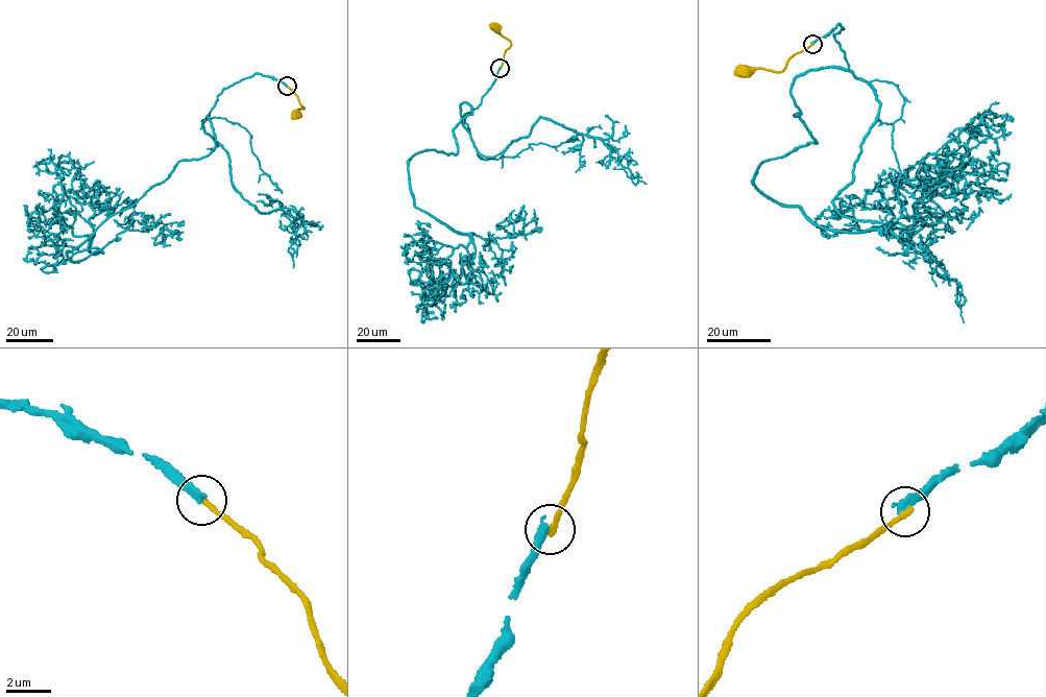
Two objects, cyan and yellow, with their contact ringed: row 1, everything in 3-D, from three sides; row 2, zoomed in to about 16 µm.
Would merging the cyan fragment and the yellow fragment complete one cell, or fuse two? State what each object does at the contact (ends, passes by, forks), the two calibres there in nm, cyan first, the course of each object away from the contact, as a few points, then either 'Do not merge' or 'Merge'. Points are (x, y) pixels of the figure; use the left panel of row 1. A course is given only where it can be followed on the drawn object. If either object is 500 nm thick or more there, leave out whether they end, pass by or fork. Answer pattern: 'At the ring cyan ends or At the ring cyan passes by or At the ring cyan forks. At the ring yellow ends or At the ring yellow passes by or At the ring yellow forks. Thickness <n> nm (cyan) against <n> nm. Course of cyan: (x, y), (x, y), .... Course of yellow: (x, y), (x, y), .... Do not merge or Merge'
At the ring cyan ends. At the ring yellow ends. Thickness 400 nm (cyan) against 280 nm. Course of cyan: (287, 86), (256, 73), (225, 88), (207, 117), (213, 150), (67, 250), (75, 262), (100, 249), (61, 157). Course of yellow: (287, 86), (305, 107), (294, 111), (295, 115). Do not merge

